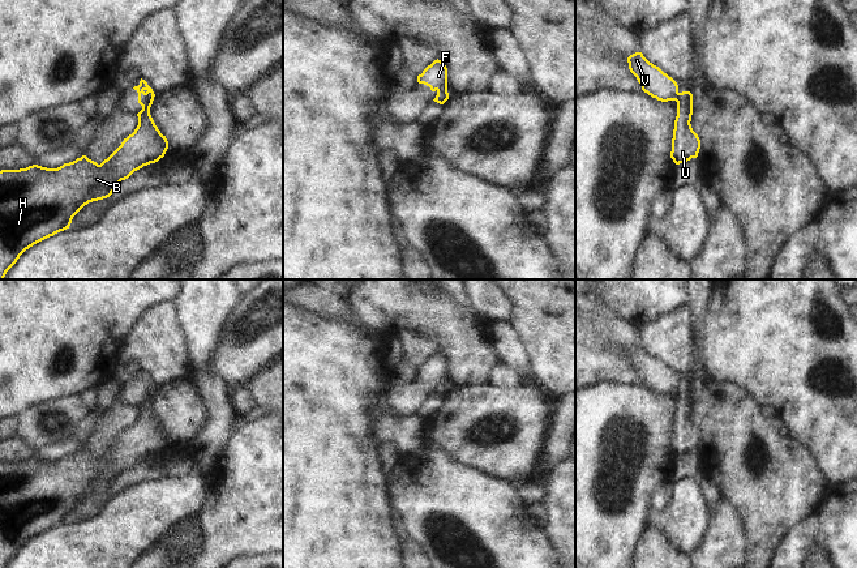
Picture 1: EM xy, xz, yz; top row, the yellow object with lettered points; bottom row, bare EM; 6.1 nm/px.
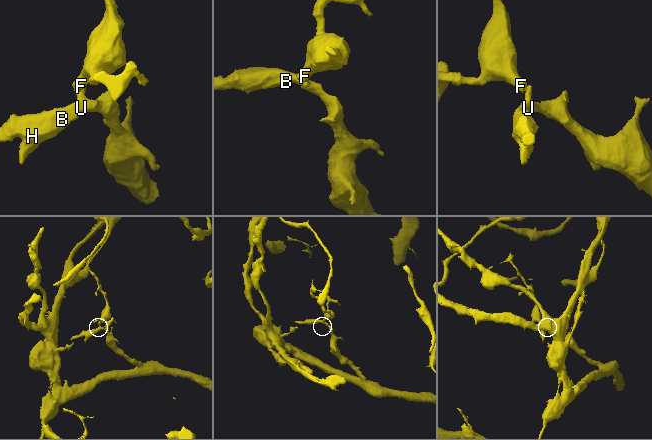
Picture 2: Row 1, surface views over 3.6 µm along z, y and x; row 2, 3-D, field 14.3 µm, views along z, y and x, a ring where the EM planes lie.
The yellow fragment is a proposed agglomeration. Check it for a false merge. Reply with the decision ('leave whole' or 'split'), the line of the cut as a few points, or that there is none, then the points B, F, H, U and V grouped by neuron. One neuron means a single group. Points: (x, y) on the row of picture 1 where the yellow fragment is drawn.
split; cut in xy along (154, 94), (146, 95), (142, 106); B H U / F V

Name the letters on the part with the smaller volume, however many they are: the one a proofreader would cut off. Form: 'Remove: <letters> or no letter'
Remove: F, V

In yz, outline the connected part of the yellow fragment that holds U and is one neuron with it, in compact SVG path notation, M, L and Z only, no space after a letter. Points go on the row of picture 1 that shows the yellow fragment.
M682 91L677 95L677 116L674 120L670 158L676 165L697 158L700 140L691 128L693 94Z

